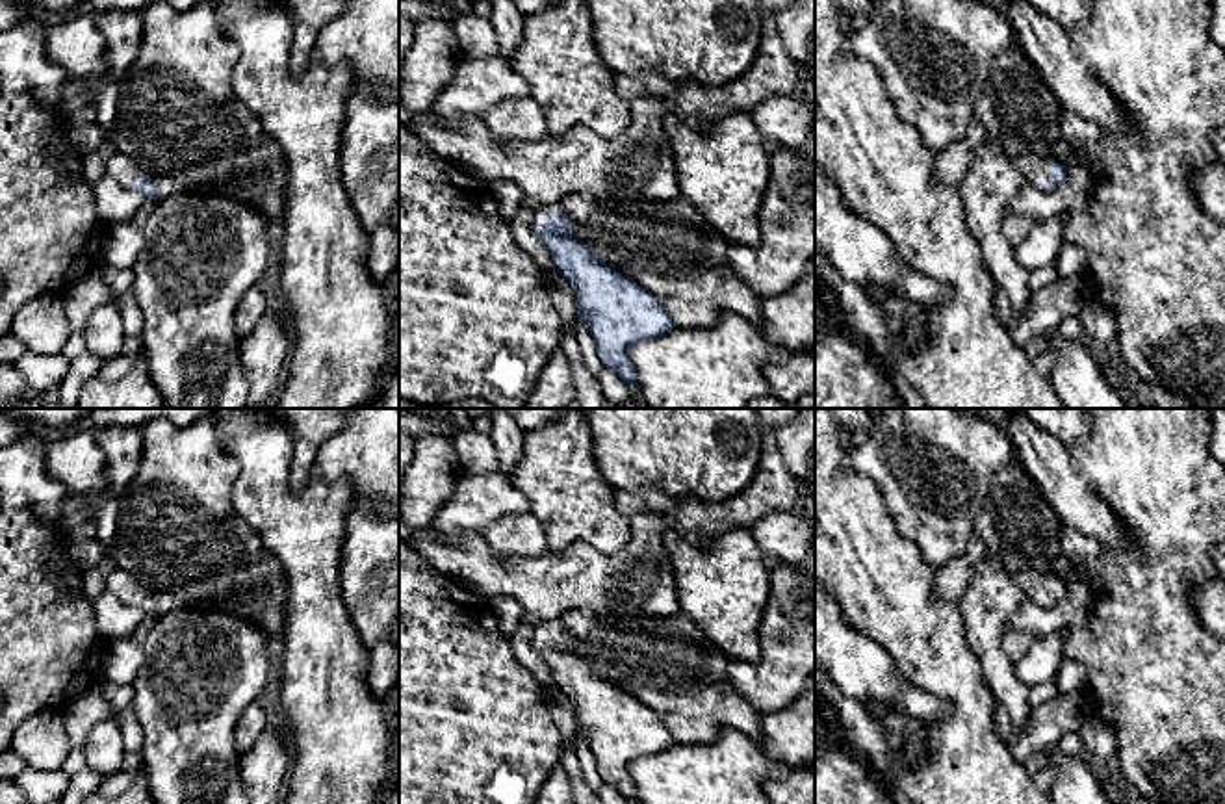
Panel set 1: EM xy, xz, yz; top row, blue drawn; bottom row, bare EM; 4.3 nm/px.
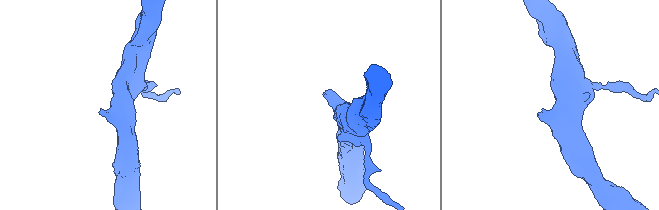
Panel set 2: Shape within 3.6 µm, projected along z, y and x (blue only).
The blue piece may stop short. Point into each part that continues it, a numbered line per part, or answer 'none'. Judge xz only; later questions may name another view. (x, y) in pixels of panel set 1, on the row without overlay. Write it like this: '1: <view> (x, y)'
1: xz (542, 626)

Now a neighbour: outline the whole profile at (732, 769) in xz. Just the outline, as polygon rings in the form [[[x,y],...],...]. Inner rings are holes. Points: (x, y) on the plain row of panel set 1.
[[[724,728],[711,743],[672,745],[629,765],[640,804],[770,804],[763,785],[783,780],[791,767],[770,759],[744,732]]]

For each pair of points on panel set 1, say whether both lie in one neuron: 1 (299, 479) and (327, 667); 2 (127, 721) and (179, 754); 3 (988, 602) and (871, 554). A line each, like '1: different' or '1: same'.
1: different
2: different
3: different

